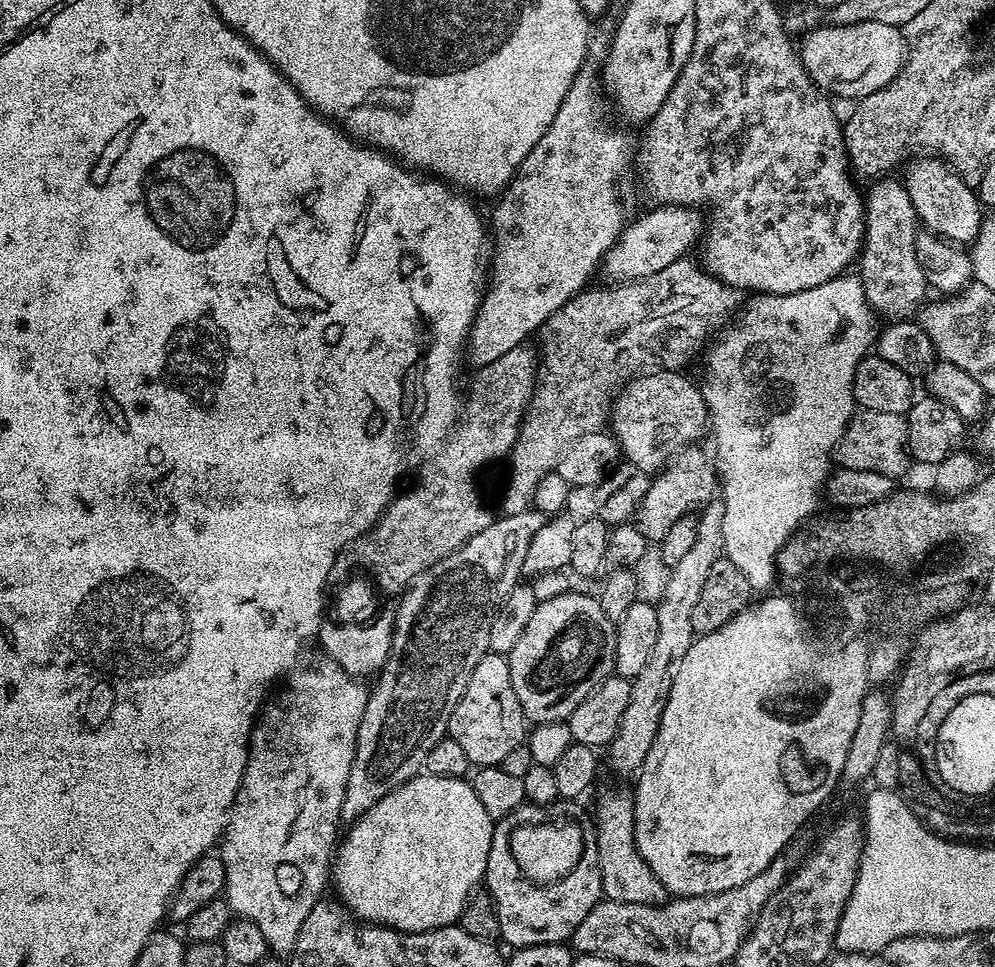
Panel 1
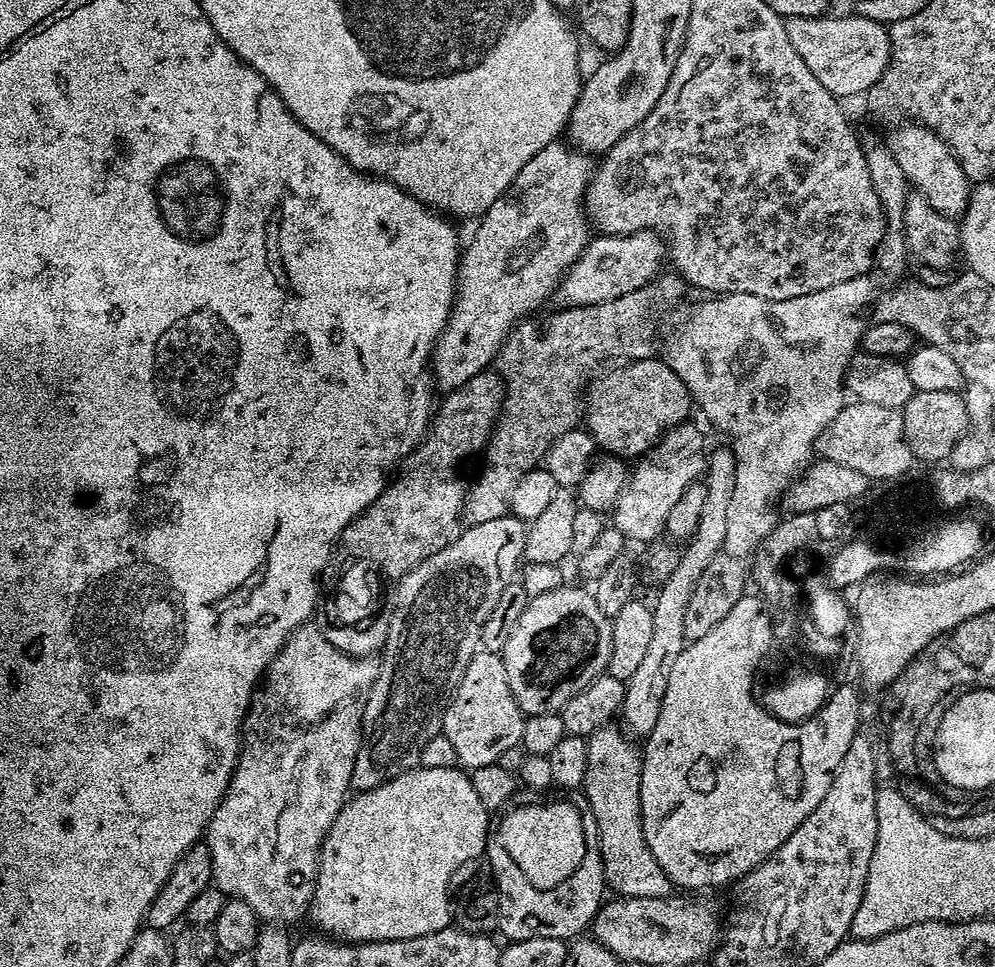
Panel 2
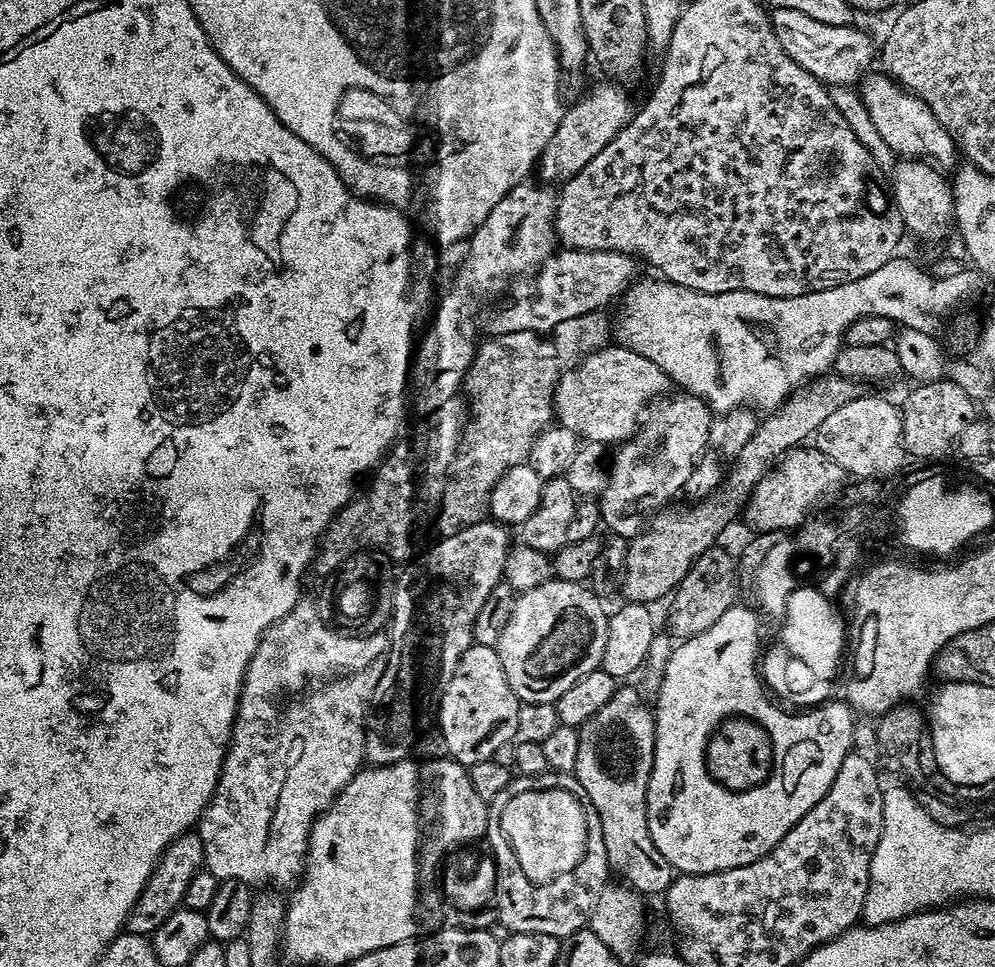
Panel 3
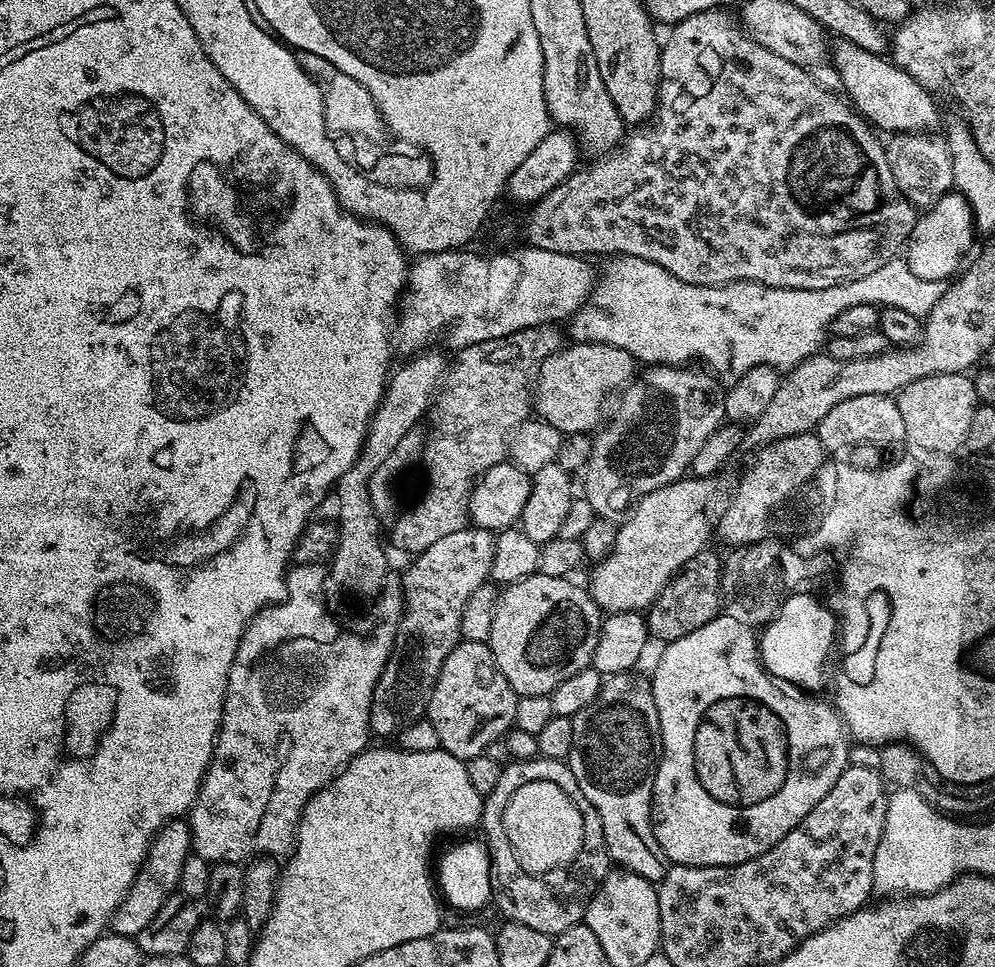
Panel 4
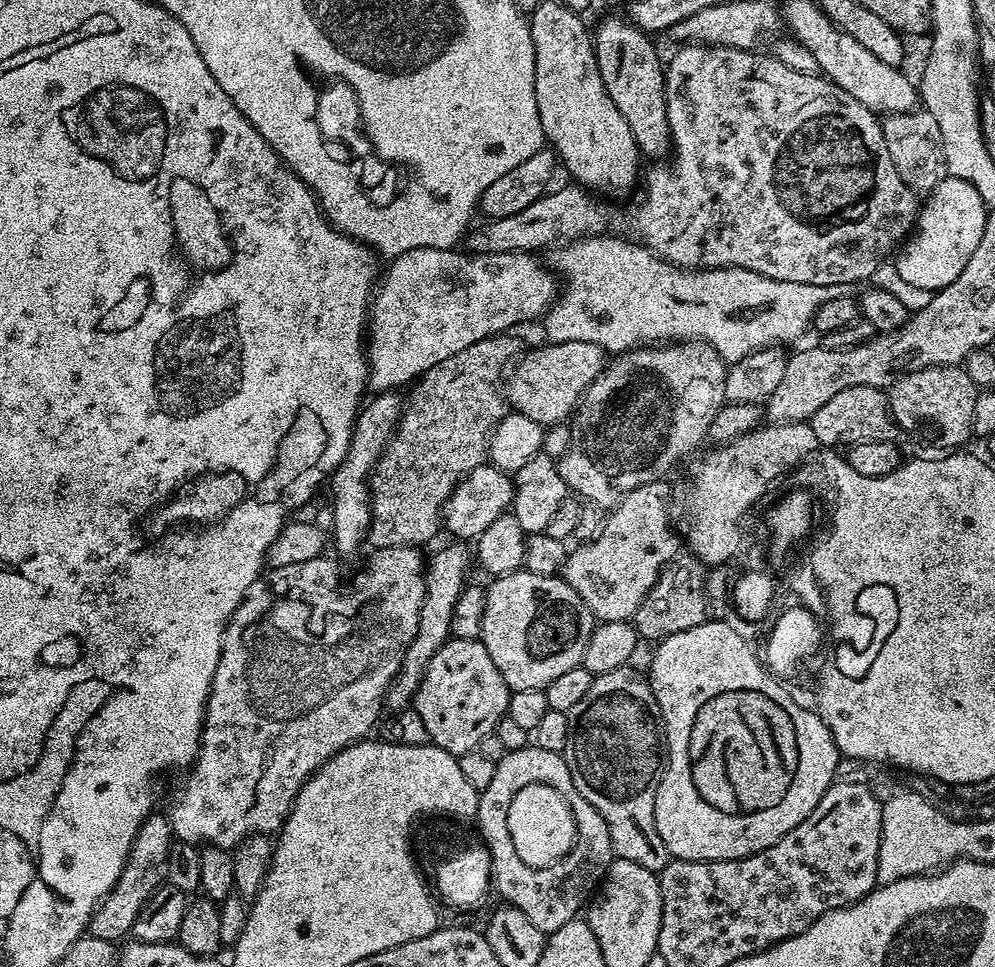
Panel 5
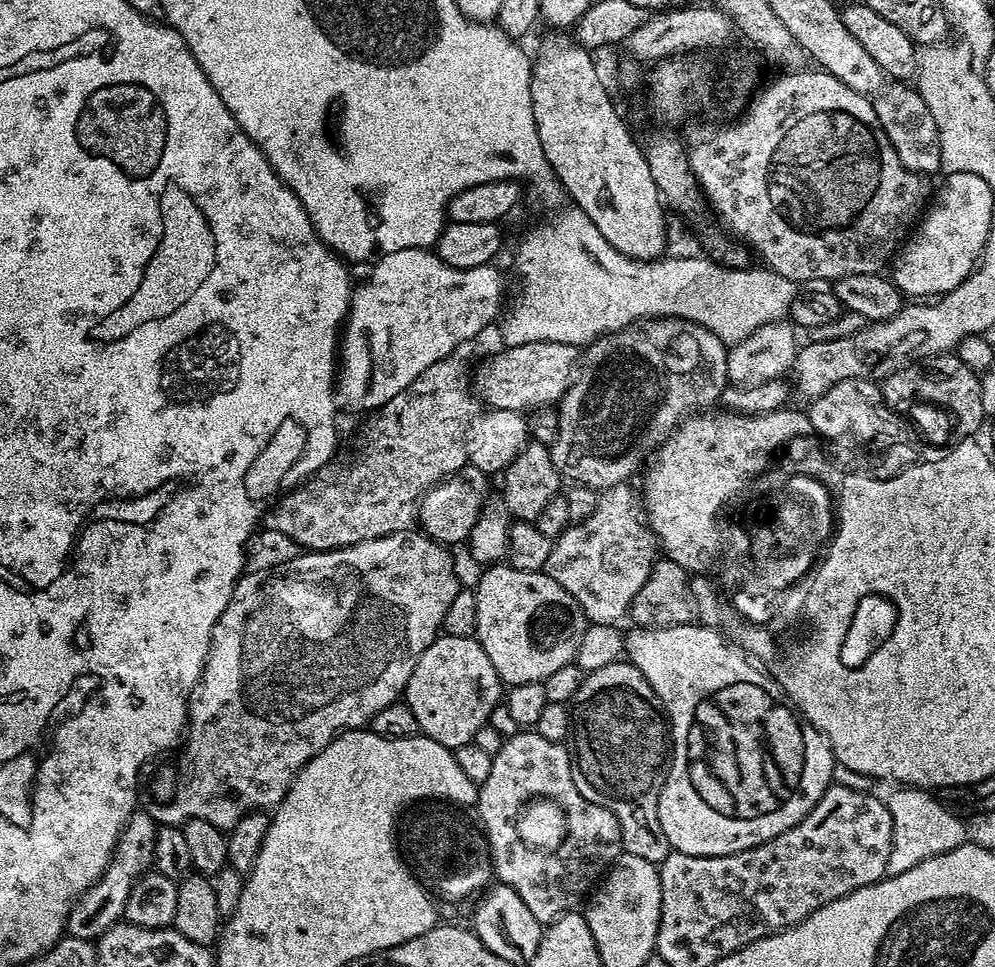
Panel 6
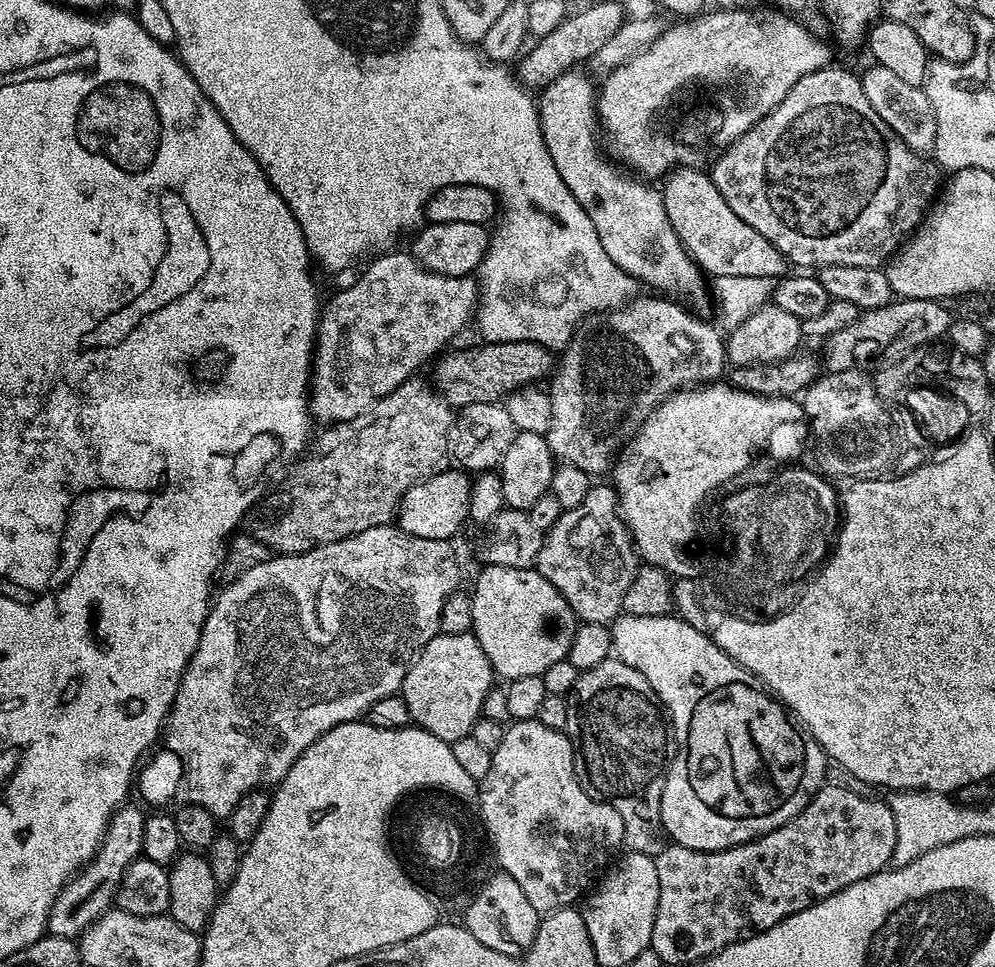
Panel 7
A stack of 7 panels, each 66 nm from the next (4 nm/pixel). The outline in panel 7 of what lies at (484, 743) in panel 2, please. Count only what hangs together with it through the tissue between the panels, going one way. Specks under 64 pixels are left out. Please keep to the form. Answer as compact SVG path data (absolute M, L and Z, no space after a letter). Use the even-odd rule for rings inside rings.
M471 632L466 634L443 634L435 636L425 648L416 653L415 660L408 667L404 679L402 695L412 715L412 724L426 729L434 738L453 744L458 738L469 735L476 720L481 719L486 702L486 694L494 687L492 664L486 658L480 643Z

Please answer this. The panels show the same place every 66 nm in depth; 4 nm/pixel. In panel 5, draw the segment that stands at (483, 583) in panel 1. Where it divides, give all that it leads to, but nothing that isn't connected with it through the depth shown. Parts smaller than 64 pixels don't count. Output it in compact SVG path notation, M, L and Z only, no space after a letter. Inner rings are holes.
M448 542L445 548L440 548L433 554L432 560L427 561L426 571L424 573L424 601L422 602L422 610L418 618L418 630L416 636L410 642L410 646L406 650L406 654L402 658L402 666L397 676L392 679L388 691L386 693L386 704L389 709L403 710L413 703L418 686L424 677L424 671L428 665L428 660L434 658L434 654L444 645L444 641L449 639L450 633L448 627L450 626L450 614L454 614L454 602L458 602L458 594L466 586L468 576L468 560L470 564L470 552L468 552L463 543Z

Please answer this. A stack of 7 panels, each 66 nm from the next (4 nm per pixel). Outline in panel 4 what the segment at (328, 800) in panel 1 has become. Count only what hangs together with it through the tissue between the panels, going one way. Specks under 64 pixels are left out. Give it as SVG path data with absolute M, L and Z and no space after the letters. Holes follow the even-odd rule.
M296 564L286 573L286 595L278 604L263 608L245 627L244 637L236 651L234 662L228 675L228 693L224 695L224 709L220 719L220 733L216 736L216 745L212 751L212 761L200 783L196 803L186 819L192 830L192 850L195 855L213 864L239 864L253 858L284 858L291 853L296 843L296 828L300 825L300 816L304 813L308 800L318 790L331 784L337 772L349 764L359 752L369 747L370 725L372 722L372 695L378 678L396 645L396 631L400 629L400 620L404 617L404 597L381 595L371 606L372 613L364 624L364 636L355 636L352 632L340 632L340 628L327 616L326 597L324 594L325 569L319 564Z

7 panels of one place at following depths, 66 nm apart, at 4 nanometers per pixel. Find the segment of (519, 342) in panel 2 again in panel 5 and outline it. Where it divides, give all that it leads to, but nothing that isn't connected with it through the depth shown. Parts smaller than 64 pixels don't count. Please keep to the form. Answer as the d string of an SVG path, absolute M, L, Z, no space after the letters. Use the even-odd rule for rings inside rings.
M512 334L488 336L482 342L474 342L474 346L466 346L466 350L458 350L458 354L450 354L446 362L438 362L438 366L426 370L420 377L411 389L412 401L407 401L396 431L375 464L370 477L370 543L372 542L373 549L425 546L424 544L435 538L436 531L441 531L444 503L460 485L462 478L470 474L470 470L485 463L488 455L488 438L498 421L506 414L506 396L501 385L499 388L496 383L499 380L501 383L506 369L521 352L522 347L520 348L519 342Z

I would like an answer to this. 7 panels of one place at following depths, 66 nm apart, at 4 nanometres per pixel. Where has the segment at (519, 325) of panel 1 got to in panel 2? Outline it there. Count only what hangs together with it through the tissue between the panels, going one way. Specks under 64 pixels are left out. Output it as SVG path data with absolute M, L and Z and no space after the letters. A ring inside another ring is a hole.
M564 142L546 145L522 170L518 178L479 217L472 241L460 253L460 265L456 268L456 298L446 326L441 330L430 357L430 376L435 387L442 392L457 389L470 378L485 371L488 364L497 359L500 347L514 329L535 308L553 299L560 279L568 268L584 253L590 239L590 225L584 210L584 192L592 181L594 160L591 155L578 152Z

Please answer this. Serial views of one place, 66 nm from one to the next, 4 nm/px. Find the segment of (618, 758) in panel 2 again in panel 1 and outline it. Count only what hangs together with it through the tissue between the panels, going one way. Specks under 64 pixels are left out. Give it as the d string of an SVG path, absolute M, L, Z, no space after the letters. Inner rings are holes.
M608 792L596 808L596 845L600 867L600 890L607 899L631 904L662 904L669 899L666 886L650 870L646 858L638 854L634 838L634 796L628 792Z

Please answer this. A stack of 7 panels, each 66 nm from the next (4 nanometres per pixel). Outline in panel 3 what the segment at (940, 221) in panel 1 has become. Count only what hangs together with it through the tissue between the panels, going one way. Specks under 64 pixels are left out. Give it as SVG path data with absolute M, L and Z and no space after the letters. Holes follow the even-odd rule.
M872 70L859 81L858 91L864 99L866 110L870 110L870 118L878 134L886 141L886 146L900 158L919 158L931 162L937 169L955 169L958 164L958 149L952 135L934 118L930 106L922 102L919 96L903 88L883 71Z

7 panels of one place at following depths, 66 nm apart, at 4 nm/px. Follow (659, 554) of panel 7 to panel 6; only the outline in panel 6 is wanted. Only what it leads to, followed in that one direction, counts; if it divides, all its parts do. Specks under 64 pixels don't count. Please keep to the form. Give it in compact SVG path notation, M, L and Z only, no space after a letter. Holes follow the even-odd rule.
M708 410L687 417L656 449L642 472L642 503L648 527L656 535L659 551L690 574L705 568L716 552L716 528L712 528L712 512L716 512L716 504L720 504L728 492L738 492L740 485L756 472L756 468L760 468L760 464L764 464L764 460L768 460L769 453L778 450L782 442L788 440L788 436L796 436L796 432L813 432L808 413L804 410L792 412L789 416L784 410L762 412L758 416L761 424L744 424L745 415L735 410L720 410L717 416L714 413Z

